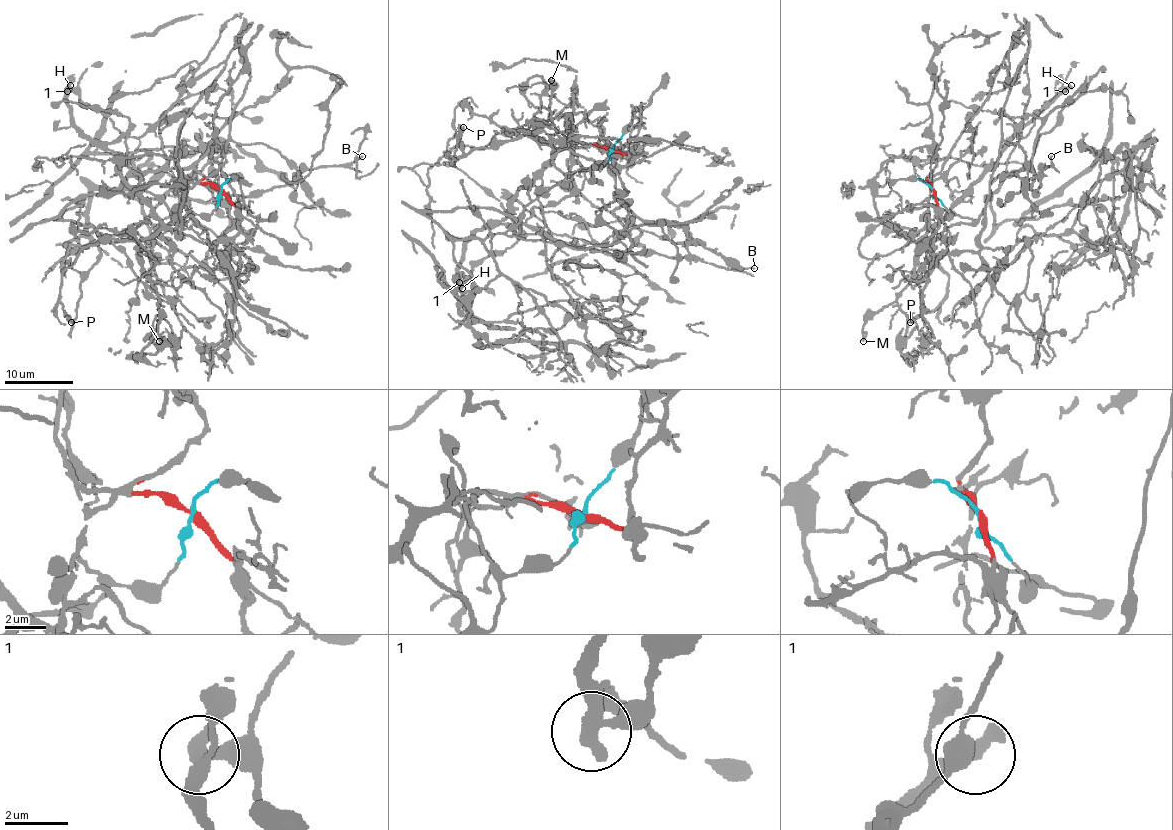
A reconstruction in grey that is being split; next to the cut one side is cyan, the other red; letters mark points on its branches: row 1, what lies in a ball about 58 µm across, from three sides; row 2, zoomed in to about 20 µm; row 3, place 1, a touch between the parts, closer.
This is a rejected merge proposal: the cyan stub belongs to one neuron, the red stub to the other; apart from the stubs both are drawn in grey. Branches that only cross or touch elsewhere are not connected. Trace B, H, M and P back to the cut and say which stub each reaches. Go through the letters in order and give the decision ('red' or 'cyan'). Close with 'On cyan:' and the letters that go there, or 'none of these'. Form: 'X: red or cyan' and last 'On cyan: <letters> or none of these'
B: cyan
H: red
M: red
P: red
On cyan: B

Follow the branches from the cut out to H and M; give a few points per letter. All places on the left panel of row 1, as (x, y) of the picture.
H: (220, 190), (235, 207), (233, 236), (203, 243), (170, 229), (125, 181), (115, 157), (74, 125), (70, 85)
M: (220, 190), (235, 207), (233, 236), (203, 243), (160, 229), (139, 243), (144, 276), (158, 297), (160, 341)

